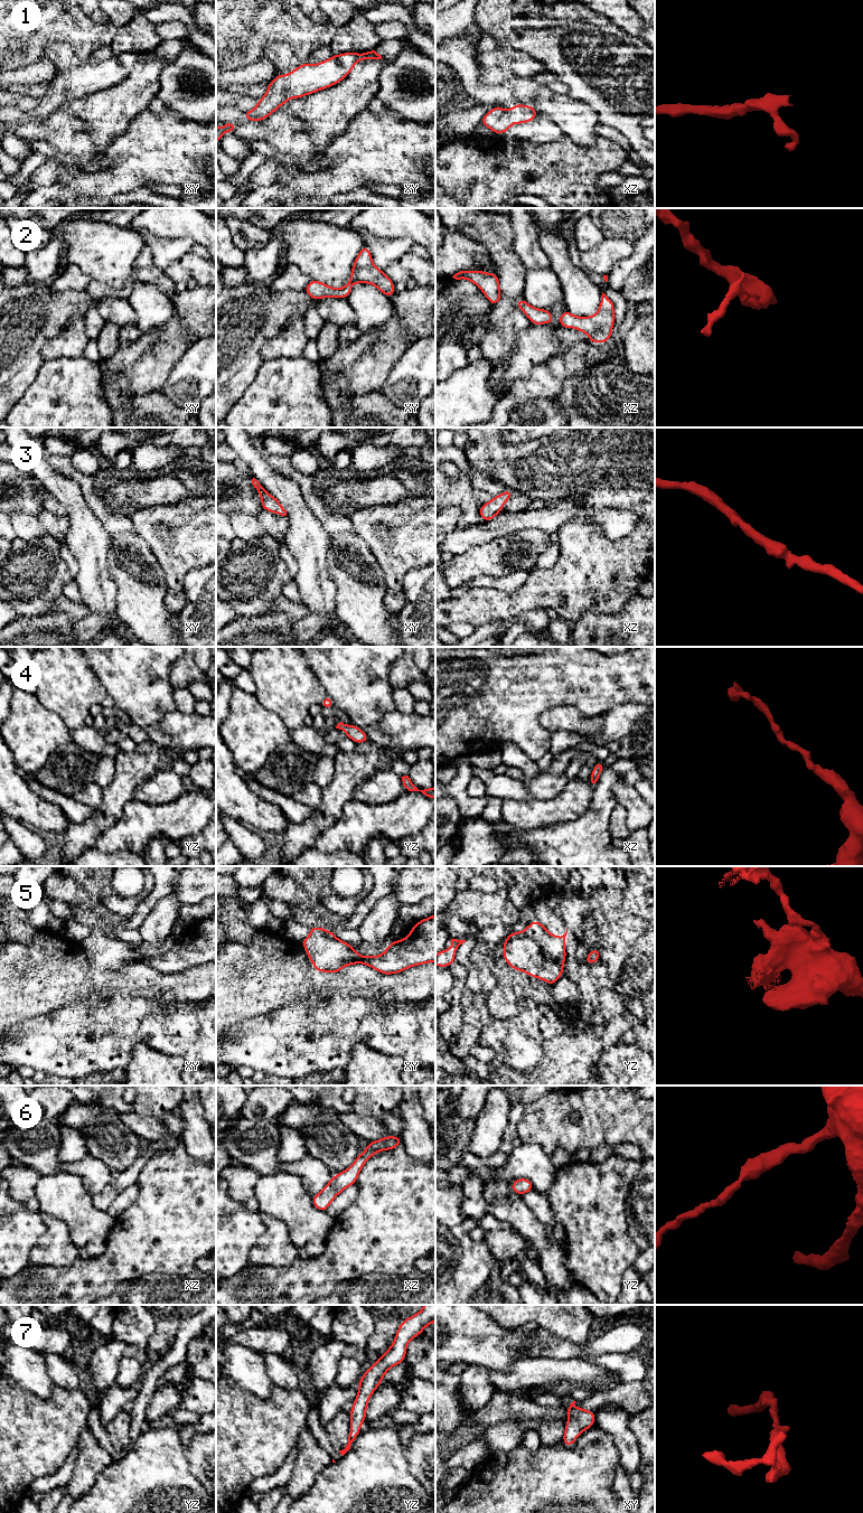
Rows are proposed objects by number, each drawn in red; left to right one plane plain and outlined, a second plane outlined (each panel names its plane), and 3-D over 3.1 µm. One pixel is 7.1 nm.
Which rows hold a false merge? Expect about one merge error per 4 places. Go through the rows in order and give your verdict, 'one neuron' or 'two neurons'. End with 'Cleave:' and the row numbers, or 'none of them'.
1: one neuron
2: one neuron
3: one neuron
4: one neuron
5: two neurons
6: one neuron
7: one neuron
Cleave: 5

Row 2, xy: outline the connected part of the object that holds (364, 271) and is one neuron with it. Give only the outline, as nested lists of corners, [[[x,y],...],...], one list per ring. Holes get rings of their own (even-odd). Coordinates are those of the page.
[[[367,245],[362,247],[353,264],[350,279],[341,289],[337,290],[317,280],[311,280],[303,289],[303,292],[309,294],[313,300],[319,300],[325,297],[347,299],[351,293],[351,285],[354,283],[374,284],[390,299],[395,294],[394,282],[384,273],[384,271],[378,270],[373,264],[370,250]]]

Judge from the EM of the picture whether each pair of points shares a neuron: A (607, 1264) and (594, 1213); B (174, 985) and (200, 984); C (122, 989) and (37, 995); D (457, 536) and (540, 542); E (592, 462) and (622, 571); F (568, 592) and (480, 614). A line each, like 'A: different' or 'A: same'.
A: same
B: same
C: same
D: different
E: different
F: same

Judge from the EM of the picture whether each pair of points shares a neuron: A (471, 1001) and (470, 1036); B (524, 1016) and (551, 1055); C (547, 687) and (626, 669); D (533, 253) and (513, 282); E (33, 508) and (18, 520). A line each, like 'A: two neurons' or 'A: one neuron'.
A: one neuron
B: two neurons
C: one neuron
D: two neurons
E: two neurons

